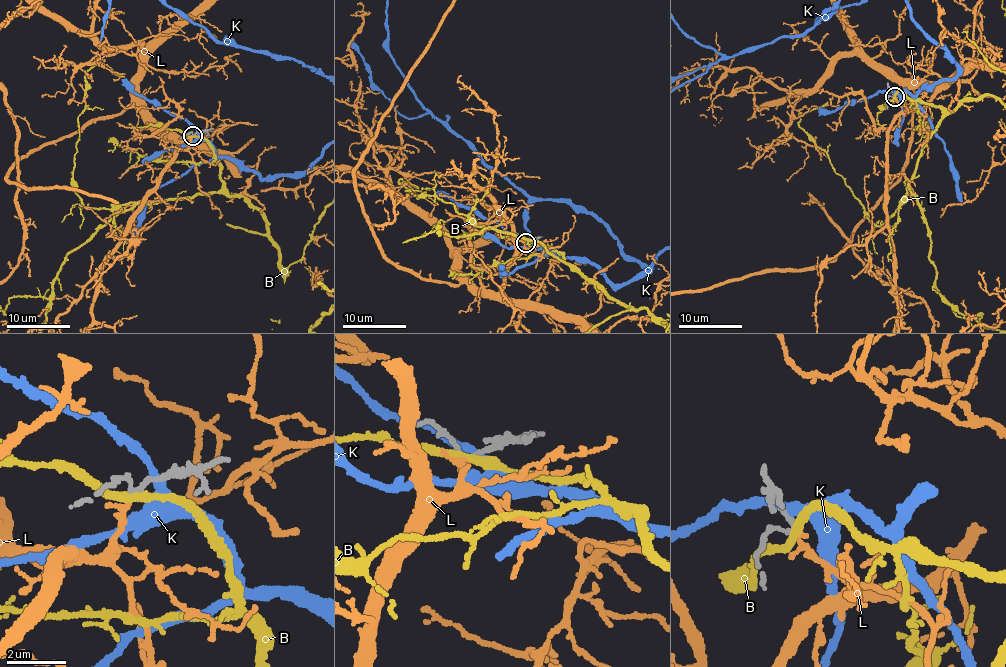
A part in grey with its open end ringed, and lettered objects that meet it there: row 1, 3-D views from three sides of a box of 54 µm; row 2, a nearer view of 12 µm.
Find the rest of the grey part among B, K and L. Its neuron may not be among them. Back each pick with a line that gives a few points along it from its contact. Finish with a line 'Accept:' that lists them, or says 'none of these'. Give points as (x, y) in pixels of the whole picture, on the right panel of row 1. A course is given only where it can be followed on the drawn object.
L: it runs (895, 96), (914, 109), (935, 91), (911, 87), (903, 173), (833, 258), (700, 289)
Accept: L

